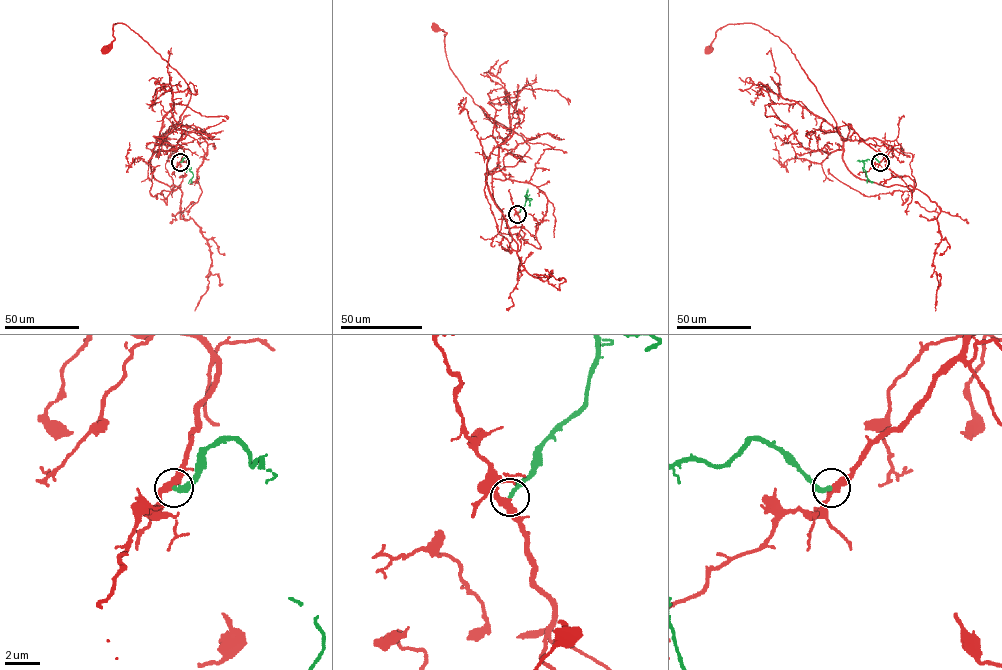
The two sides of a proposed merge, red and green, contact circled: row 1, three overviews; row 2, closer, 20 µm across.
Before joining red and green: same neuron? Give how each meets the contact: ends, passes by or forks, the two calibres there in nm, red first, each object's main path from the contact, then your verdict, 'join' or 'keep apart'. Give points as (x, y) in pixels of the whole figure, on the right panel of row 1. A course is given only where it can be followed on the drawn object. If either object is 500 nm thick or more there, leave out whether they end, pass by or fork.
red passes by; green ends; calibres 380 and 260 nm; course red (880, 162), (892, 146), (841, 138), (814, 84), (778, 36), (752, 23), (727, 24), (708, 49); course green (880, 162), (873, 157), (864, 162), (866, 176), (872, 183); join

